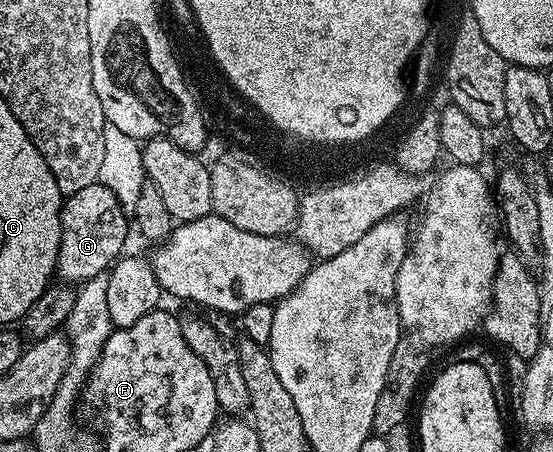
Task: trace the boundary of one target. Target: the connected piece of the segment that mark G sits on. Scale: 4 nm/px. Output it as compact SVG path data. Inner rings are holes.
M97 182L78 190L78 194L67 197L60 206L60 256L56 259L59 279L79 286L90 278L105 275L125 251L124 243L128 240L128 228L130 232L129 213L120 204L114 192L105 185Z

